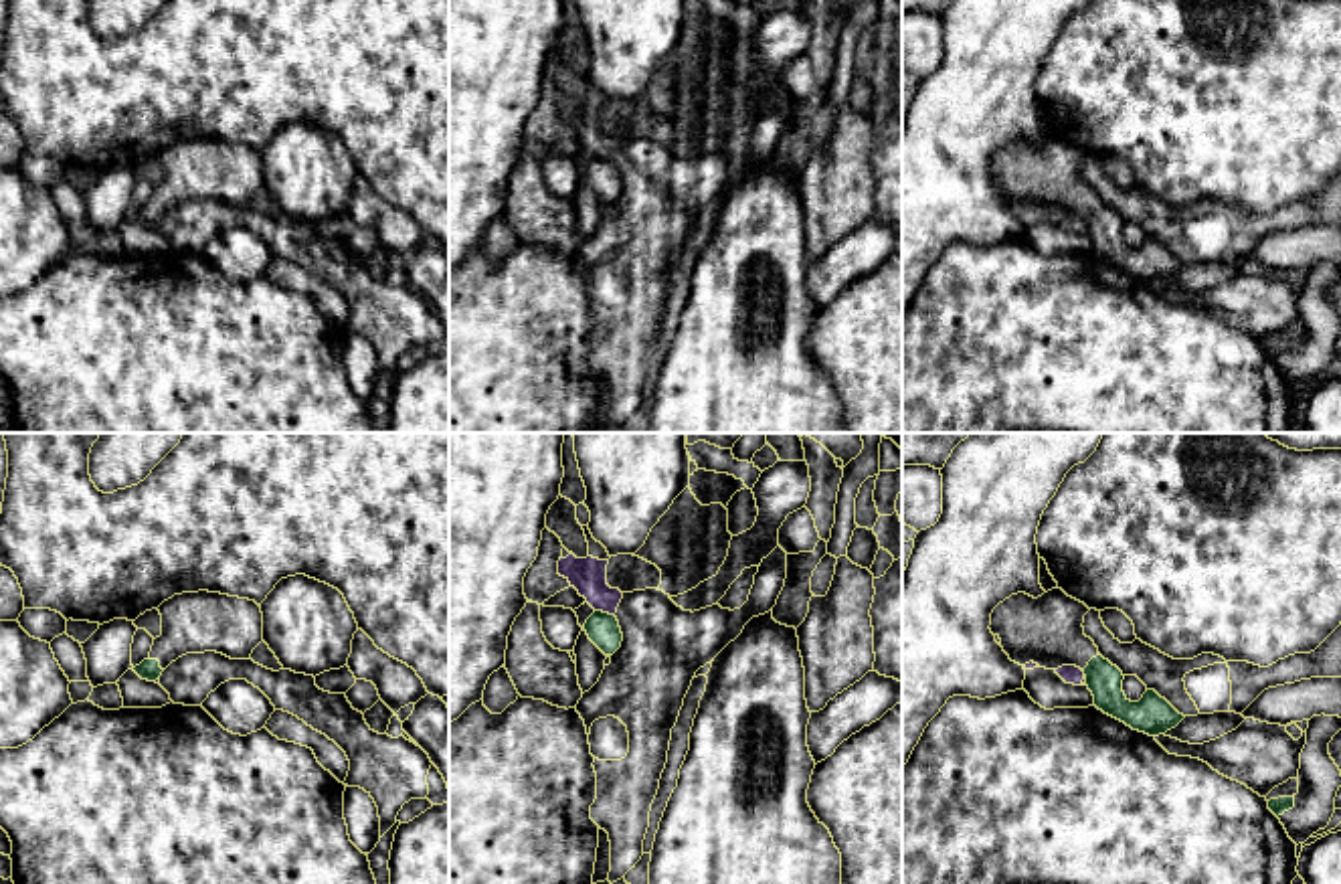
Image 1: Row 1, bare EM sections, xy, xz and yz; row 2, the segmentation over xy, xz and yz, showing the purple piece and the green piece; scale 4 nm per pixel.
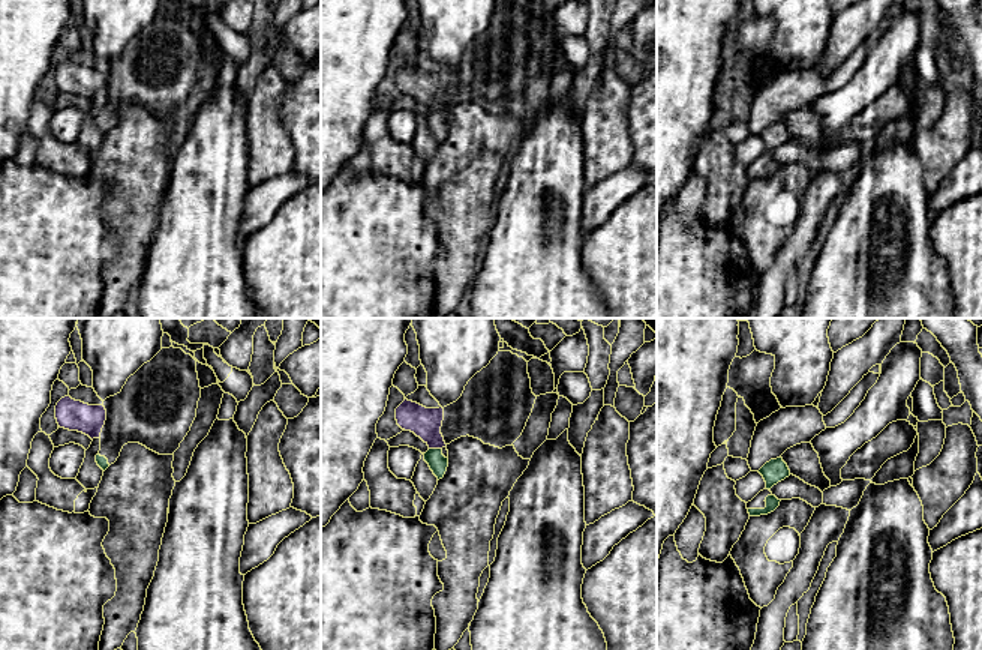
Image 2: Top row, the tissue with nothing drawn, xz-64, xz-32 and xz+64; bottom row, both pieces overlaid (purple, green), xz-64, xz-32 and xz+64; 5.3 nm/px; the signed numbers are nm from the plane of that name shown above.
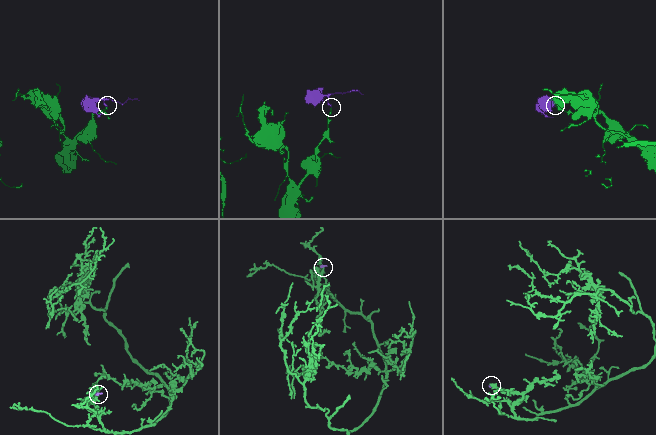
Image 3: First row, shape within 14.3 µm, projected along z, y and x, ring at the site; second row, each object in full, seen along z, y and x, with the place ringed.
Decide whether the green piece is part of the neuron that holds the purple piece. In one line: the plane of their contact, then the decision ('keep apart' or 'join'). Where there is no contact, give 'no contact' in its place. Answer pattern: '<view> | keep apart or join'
xz | keep apart

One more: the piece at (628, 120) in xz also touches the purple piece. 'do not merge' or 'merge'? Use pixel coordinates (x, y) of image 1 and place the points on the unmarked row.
do not merge

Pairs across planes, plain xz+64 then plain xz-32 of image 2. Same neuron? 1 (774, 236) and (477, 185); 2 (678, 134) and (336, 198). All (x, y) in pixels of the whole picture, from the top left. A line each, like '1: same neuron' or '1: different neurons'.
1: same neuron
2: different neurons

